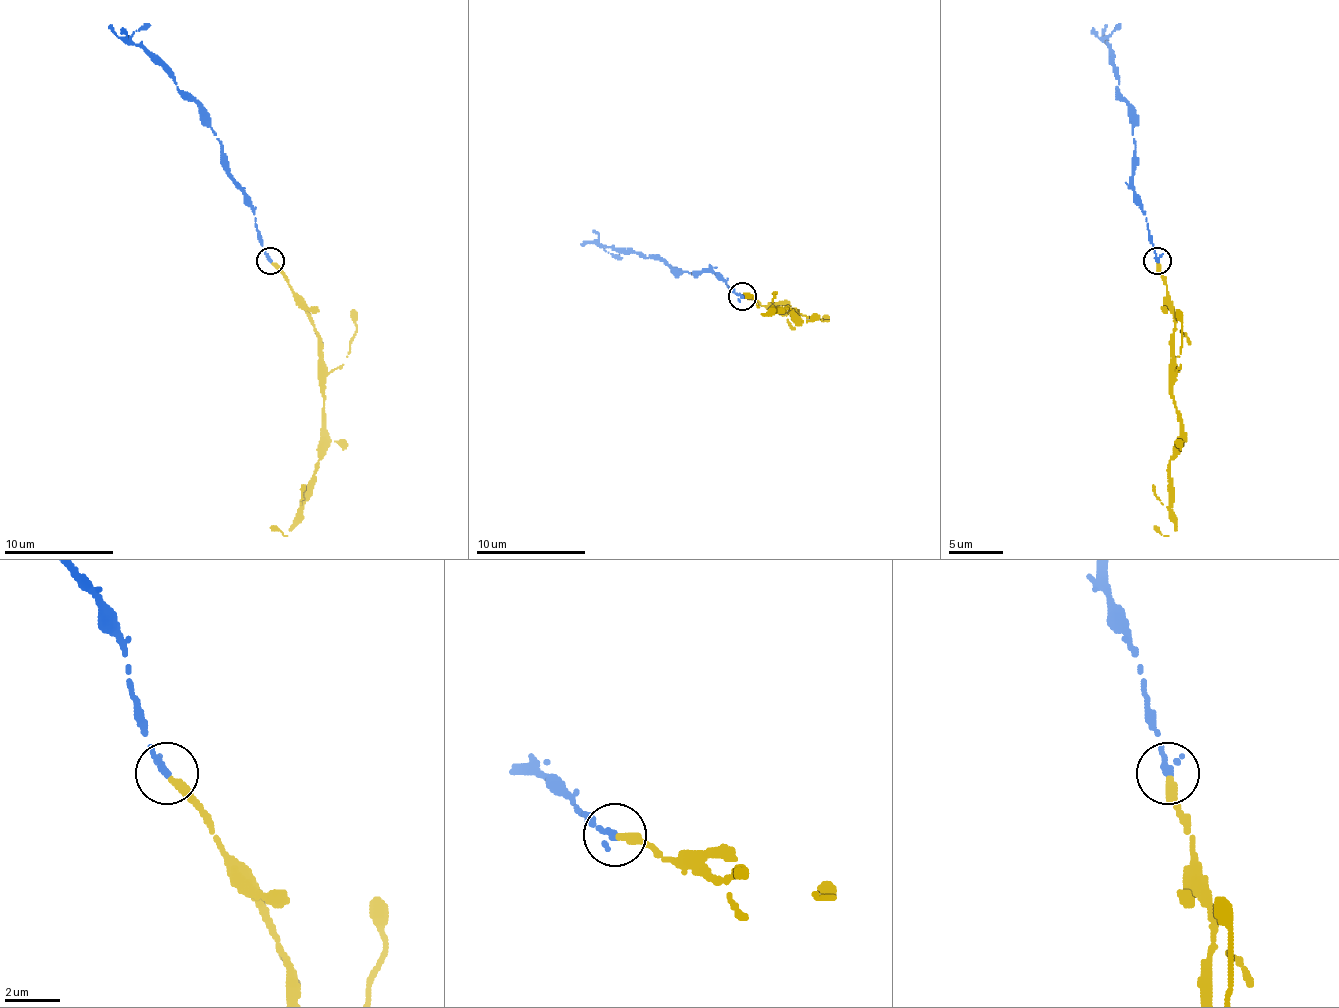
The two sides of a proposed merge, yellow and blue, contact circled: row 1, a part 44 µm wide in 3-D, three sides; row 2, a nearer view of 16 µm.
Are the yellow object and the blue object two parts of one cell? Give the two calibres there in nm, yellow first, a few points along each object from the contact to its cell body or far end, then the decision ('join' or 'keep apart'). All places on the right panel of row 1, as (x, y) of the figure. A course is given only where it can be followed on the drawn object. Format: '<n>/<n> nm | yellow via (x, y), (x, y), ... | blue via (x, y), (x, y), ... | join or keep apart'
320/280 nm | yellow via (1156, 261), (1175, 319), (1170, 392), (1181, 450), (1170, 461), (1175, 529), (1162, 535), (1154, 527) | blue via (1156, 261), (1143, 204), (1132, 184), (1134, 173), (1132, 108), (1118, 91), (1118, 75), (1104, 42), (1107, 26) | join

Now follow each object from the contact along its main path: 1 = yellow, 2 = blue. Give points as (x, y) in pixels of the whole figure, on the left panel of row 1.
1: (271, 261), (317, 332), (323, 423), (323, 450), (301, 518), (282, 535), (271, 527)
2: (271, 261), (252, 204), (200, 108), (142, 47), (123, 42), (109, 26)

